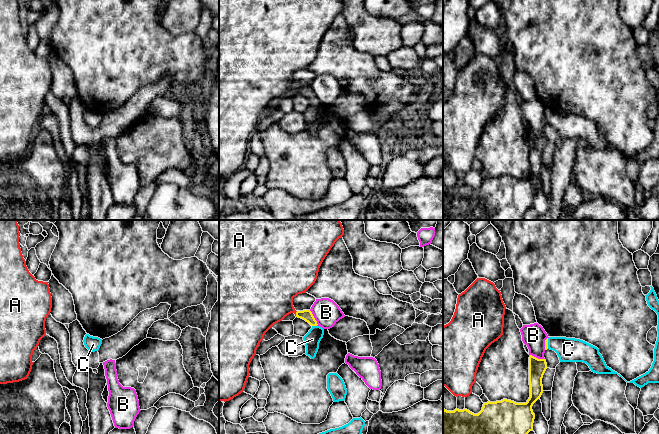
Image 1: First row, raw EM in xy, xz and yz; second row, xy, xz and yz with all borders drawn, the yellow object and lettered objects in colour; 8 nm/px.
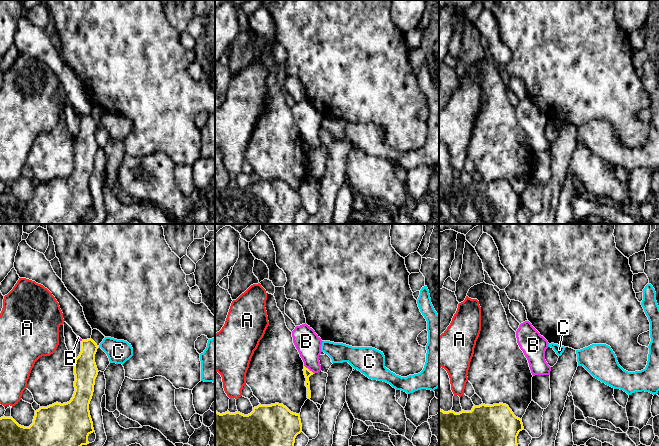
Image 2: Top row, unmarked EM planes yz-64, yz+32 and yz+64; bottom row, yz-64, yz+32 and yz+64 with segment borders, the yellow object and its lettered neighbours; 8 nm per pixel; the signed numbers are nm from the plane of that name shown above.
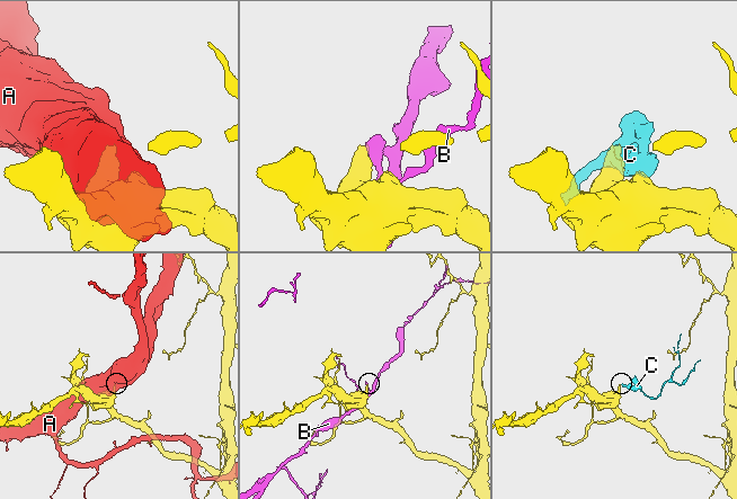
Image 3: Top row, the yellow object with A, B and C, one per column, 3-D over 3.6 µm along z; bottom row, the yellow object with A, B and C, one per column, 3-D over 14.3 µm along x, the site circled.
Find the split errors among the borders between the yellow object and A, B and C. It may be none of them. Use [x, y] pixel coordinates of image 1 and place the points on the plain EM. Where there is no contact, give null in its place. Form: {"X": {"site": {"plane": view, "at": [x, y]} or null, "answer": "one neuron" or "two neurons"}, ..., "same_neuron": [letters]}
{"A": {"site": {"plane": "xz", "at": [296, 89]}, "answer": "two neurons"}, "B": {"site": {"plane": "xz", "at": [313, 93]}, "answer": "two neurons"}, "C": {"site": {"plane": "xz", "at": [314, 101]}, "answer": "one neuron"}, "same_neuron": ["C"]}

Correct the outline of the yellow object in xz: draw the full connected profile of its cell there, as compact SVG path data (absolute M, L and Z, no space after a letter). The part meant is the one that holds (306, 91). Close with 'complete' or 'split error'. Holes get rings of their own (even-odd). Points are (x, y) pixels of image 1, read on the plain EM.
M310 86L297 87L296 93L308 98L312 104L303 113L306 122L306 131L311 135L316 133L319 125L319 119L324 111L324 105L317 100L312 88Z; split error

